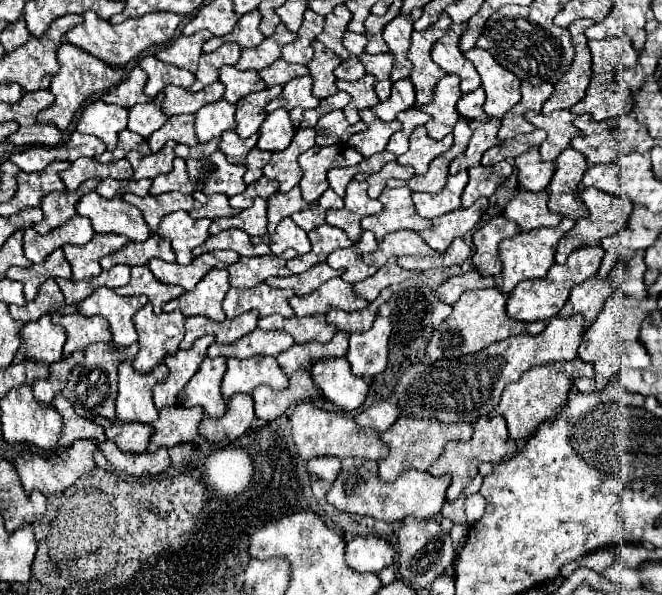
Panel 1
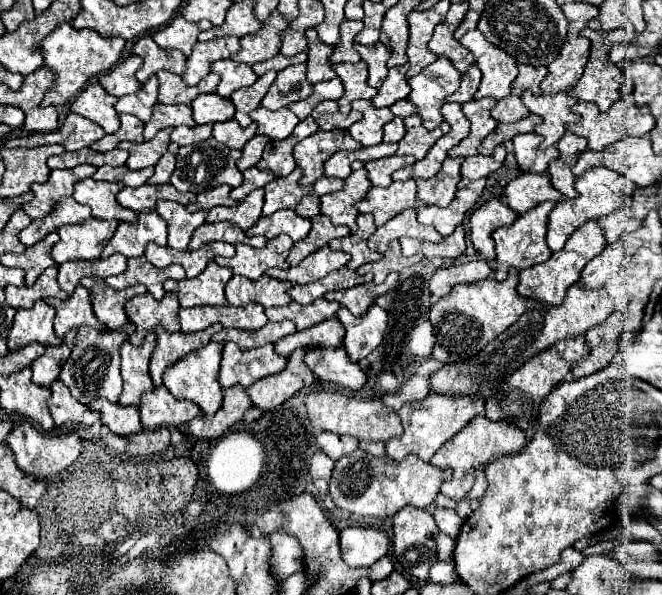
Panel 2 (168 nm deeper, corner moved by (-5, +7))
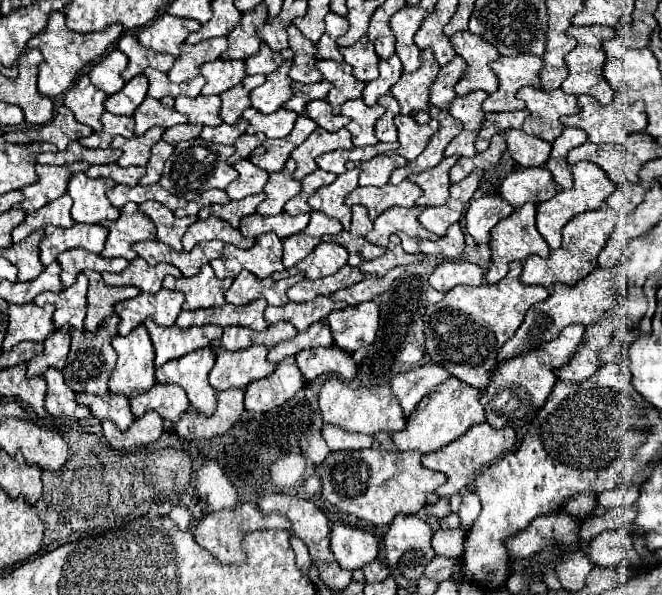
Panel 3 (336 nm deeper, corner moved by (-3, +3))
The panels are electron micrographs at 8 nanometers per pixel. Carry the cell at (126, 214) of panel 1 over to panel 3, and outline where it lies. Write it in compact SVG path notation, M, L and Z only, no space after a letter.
M83 172L73 174L69 180L67 194L73 198L71 216L75 222L97 224L105 220L117 220L119 210L111 206L107 192L115 186L113 180L107 178L87 178Z

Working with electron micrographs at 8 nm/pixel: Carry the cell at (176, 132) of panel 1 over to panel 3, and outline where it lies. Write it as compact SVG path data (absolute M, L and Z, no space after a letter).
M145 98L145 102L135 110L135 134L145 134L149 128L153 126L163 126L163 128L171 128L177 124L185 124L187 118L185 114L177 112L175 108L167 108L163 106L159 100L155 98Z

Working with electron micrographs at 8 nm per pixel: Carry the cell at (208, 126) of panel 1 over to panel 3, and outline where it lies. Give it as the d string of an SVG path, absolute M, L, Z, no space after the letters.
M197 96L197 98L175 98L175 110L185 114L191 124L219 126L223 120L219 116L221 98L219 96Z

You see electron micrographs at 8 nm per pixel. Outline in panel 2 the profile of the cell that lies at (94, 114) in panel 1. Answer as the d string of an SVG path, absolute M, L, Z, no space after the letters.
M93 82L73 100L71 112L89 118L107 134L113 134L119 130L119 114L115 112L115 102L117 98L113 94L107 94L99 82Z

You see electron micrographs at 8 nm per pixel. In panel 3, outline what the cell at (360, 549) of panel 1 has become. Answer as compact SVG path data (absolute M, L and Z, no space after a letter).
M335 524L331 528L331 550L345 570L359 570L379 554L379 540L361 528Z

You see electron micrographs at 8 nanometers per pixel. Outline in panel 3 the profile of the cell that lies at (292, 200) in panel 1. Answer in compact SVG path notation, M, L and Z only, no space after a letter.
M289 158L281 172L269 176L269 182L265 184L265 190L263 190L267 198L257 206L257 214L261 216L281 214L287 200L291 200L301 192L301 184L293 180L293 172L295 172L295 162Z

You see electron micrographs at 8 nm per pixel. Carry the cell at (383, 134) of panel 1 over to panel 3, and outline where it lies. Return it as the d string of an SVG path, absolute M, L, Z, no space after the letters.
M349 100L341 106L341 114L349 116L351 122L347 124L347 130L351 132L351 140L355 146L371 146L377 144L375 136L375 122L385 114L383 106L365 106L363 100Z

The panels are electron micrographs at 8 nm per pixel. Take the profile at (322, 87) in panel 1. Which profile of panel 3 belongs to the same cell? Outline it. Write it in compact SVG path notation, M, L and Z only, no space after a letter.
M291 24L289 30L289 46L291 50L295 52L295 58L293 58L293 68L289 72L289 76L295 80L295 82L301 82L301 84L311 84L311 82L321 82L323 76L319 74L317 70L317 46L313 42L309 42L301 30Z

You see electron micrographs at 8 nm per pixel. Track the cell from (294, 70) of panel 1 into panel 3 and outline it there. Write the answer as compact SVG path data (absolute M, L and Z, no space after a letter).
M261 44L261 50L257 52L257 56L253 58L247 58L247 74L253 76L253 74L271 74L275 72L285 60L292 60L294 53L290 48L279 52L273 52L269 50L269 46Z

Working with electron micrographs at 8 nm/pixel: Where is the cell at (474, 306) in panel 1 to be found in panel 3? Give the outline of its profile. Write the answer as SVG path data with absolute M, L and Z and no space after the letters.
M513 262L509 264L509 274L501 282L481 286L461 284L451 288L441 302L427 306L423 316L427 338L425 346L433 364L445 366L455 378L473 384L473 388L487 384L497 350L515 334L525 312L549 296L547 288L523 286L519 282L519 274L521 262Z

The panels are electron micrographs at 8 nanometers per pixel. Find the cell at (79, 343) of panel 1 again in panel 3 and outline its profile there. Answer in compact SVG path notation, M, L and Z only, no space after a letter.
M85 274L77 276L77 282L71 288L61 290L59 294L43 294L37 296L35 302L49 302L55 306L53 312L53 322L55 328L71 326L77 330L83 330L83 320L85 320L85 294L87 294L87 278Z

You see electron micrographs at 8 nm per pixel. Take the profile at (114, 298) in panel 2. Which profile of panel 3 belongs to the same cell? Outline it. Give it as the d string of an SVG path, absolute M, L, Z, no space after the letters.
M89 270L85 272L89 278L89 292L87 292L87 316L85 316L85 328L87 330L97 330L101 322L113 316L113 306L121 300L137 296L141 290L135 286L105 286L101 282L101 274Z

